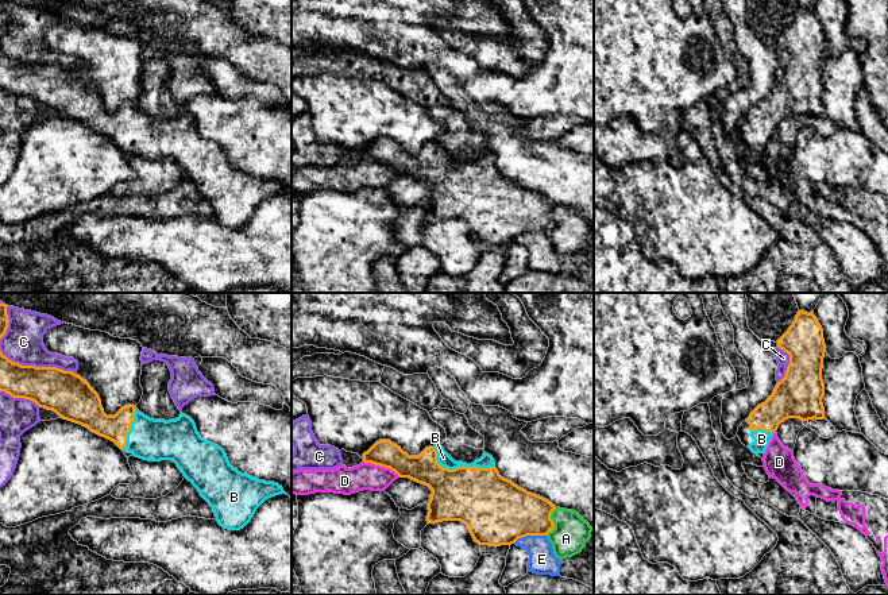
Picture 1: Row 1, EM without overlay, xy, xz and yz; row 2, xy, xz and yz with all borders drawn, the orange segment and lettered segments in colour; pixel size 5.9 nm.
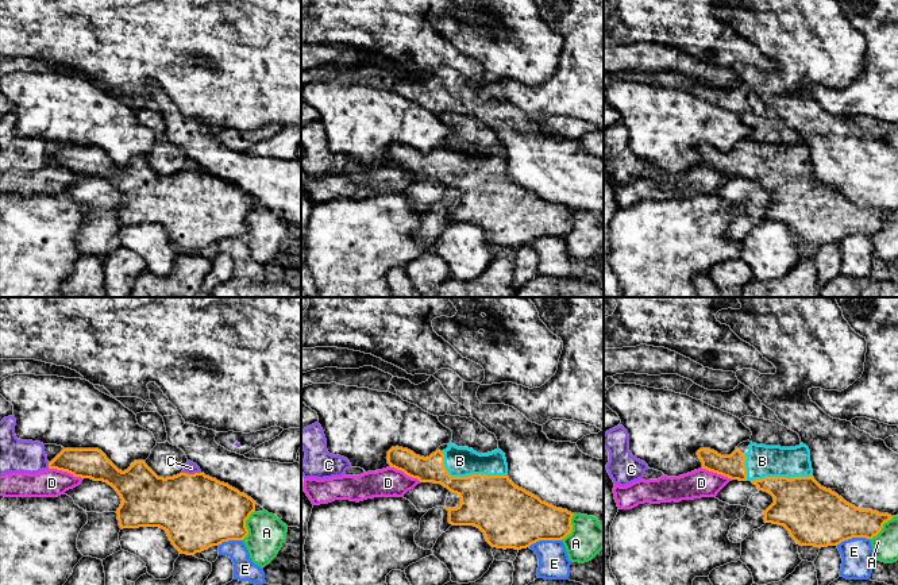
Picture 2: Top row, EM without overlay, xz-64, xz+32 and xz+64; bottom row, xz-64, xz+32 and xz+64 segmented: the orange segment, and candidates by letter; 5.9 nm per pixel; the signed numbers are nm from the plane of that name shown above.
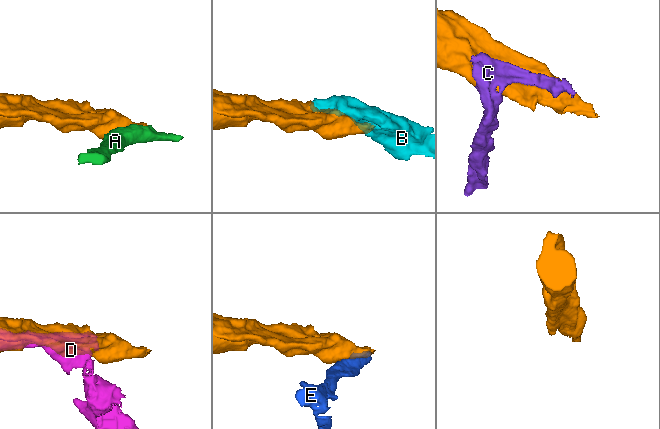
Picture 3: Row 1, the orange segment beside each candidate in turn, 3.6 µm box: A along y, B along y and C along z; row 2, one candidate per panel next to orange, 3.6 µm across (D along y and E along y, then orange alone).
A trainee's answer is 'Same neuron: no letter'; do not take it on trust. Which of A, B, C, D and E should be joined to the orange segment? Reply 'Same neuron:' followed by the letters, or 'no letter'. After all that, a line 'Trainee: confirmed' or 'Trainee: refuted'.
Same neuron: B
Trainee: refuted

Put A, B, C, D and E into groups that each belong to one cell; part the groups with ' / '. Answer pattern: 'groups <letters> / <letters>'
groups A / B / C / D / E

